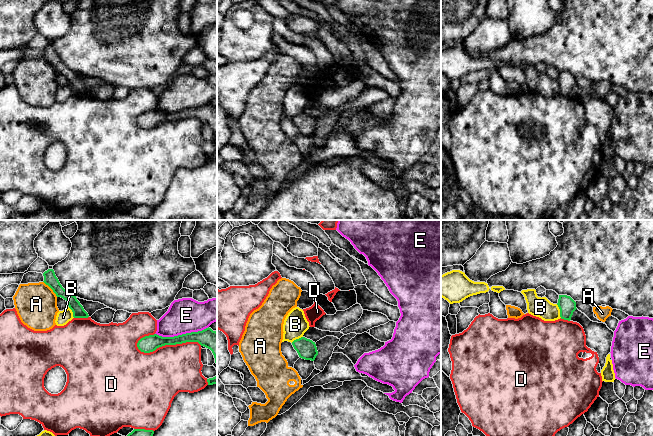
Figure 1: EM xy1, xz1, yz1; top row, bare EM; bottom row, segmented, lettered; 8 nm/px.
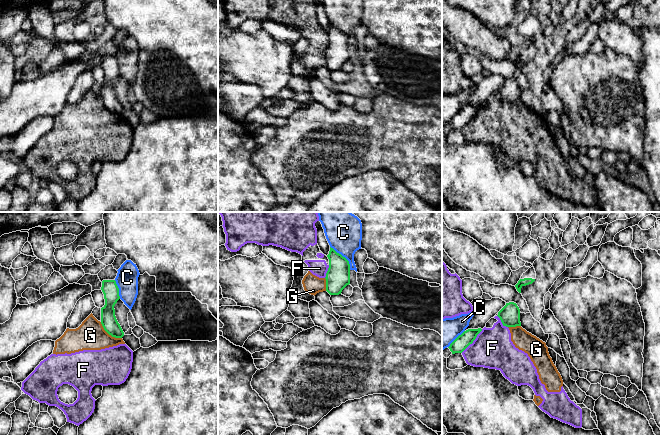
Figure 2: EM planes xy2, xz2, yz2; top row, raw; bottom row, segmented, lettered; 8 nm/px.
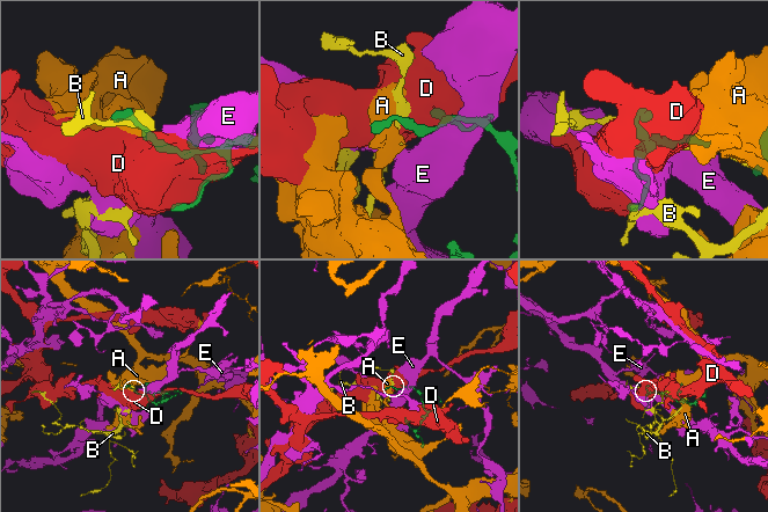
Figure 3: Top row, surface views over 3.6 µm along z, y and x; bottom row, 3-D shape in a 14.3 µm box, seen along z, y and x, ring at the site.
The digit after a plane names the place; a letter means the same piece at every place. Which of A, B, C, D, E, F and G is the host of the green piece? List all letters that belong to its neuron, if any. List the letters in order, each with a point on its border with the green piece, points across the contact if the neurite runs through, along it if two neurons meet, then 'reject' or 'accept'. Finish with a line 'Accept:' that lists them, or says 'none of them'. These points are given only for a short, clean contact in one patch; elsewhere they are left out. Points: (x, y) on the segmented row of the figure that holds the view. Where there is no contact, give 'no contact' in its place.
A: meets green in xy1 at (51, 288); border along xy1 (43, 281), (57, 296); reject
B: meets green in yz1 at (560, 311); border along yz1 (556, 304), (561, 317); reject
C: meets green in xz2 at (342, 256); reject
D: meets green in xy1 at (167, 344); reject
E: meets green in xy1 at (182, 334); reject
F: meets green in yz2 at (473, 340); reject
G: meets green in xy2 at (109, 334); border along xy2 (100, 322), (109, 334), (121, 338); reject
Accept: none of them

